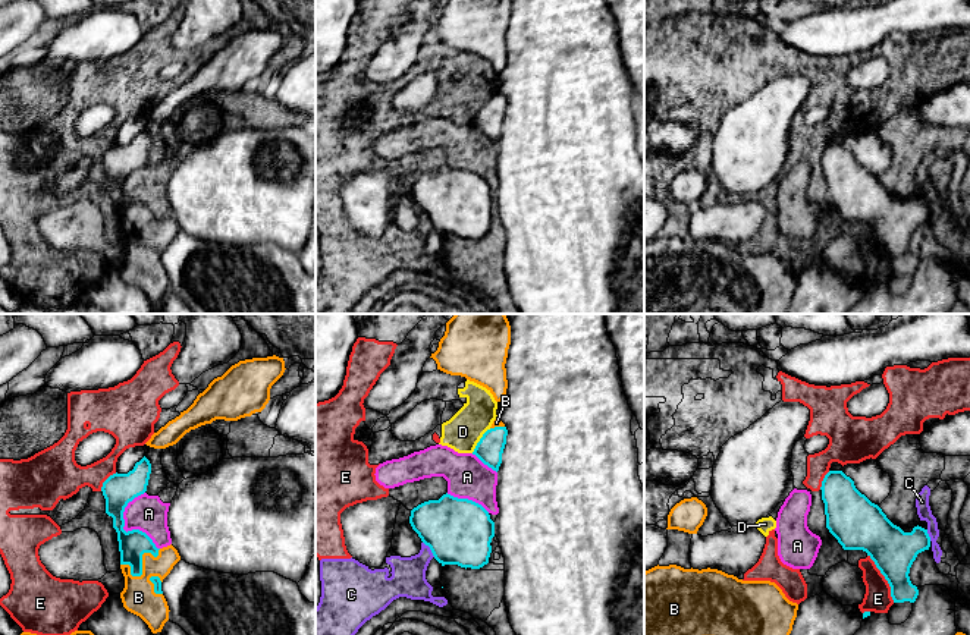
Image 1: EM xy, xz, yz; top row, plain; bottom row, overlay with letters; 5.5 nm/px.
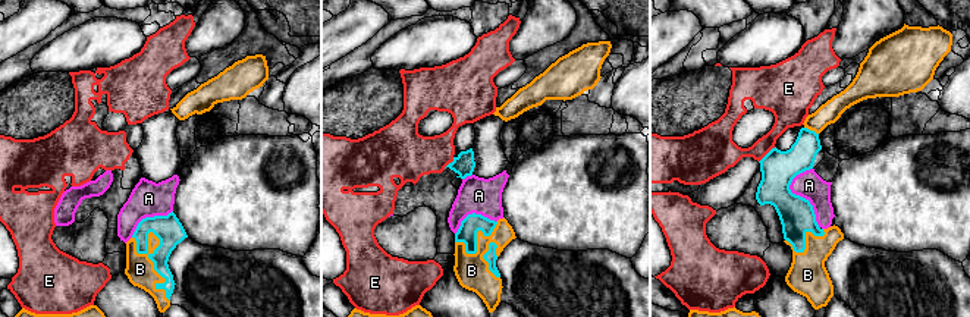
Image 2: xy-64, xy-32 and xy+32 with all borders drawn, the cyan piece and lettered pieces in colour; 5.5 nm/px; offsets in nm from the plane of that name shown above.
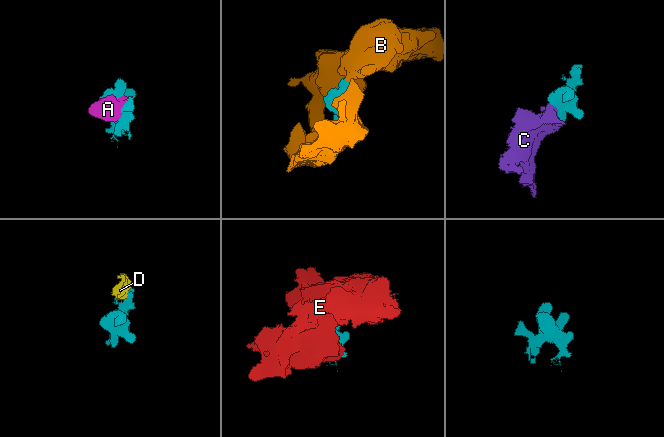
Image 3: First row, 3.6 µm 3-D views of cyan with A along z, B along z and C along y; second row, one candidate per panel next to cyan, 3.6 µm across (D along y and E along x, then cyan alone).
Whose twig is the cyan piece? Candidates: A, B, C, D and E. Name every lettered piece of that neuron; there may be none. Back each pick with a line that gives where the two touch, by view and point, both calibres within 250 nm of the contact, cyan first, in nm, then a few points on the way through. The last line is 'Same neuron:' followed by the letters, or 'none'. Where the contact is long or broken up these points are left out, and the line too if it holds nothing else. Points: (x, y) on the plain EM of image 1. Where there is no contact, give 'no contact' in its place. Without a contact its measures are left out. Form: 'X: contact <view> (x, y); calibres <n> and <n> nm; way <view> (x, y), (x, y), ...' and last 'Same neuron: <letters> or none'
B: contact xy (141, 239); calibres 160 and 190 nm
Same neuron: B

